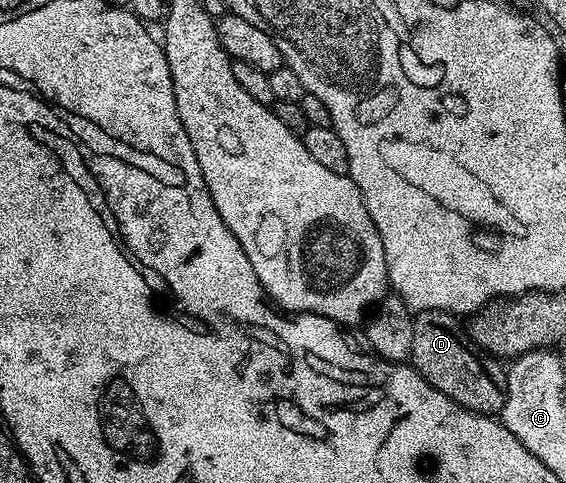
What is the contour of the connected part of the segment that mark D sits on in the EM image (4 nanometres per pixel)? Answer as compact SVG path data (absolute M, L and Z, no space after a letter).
M422 310L413 319L413 331L415 337L411 343L411 365L443 396L455 400L464 410L470 410L476 414L488 414L490 416L500 415L505 399L505 376L506 367L502 365L493 355L482 352L479 344L475 344L470 338L468 329L461 326L456 317L448 310Z

